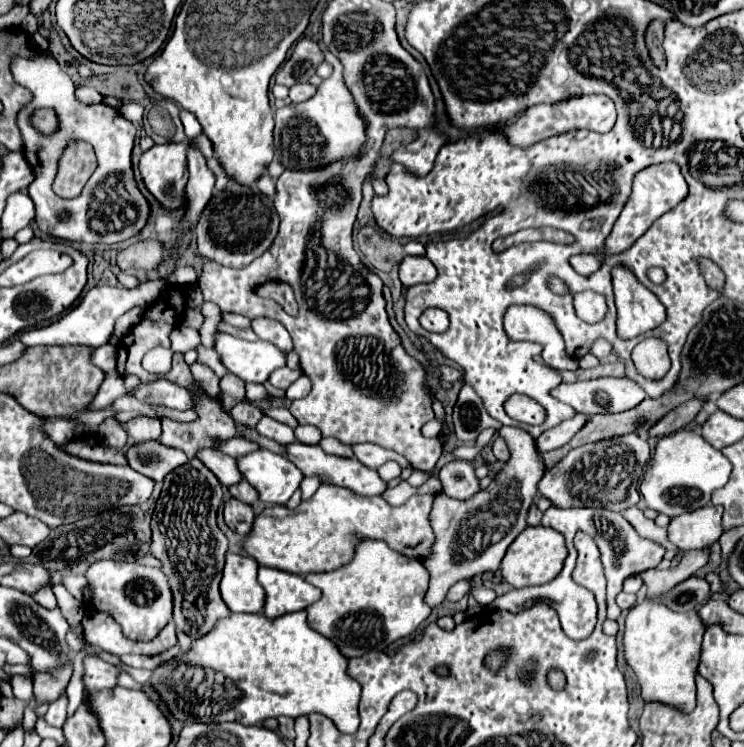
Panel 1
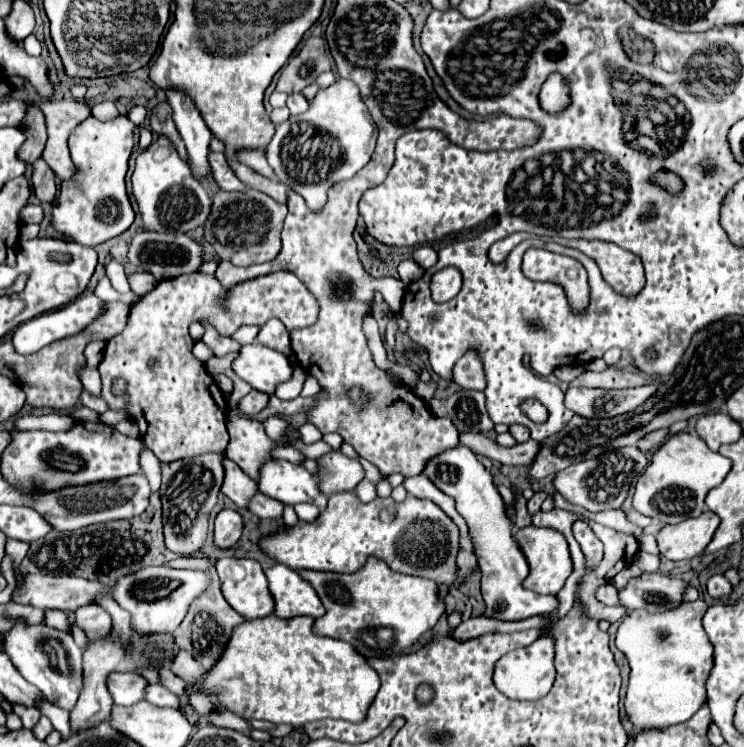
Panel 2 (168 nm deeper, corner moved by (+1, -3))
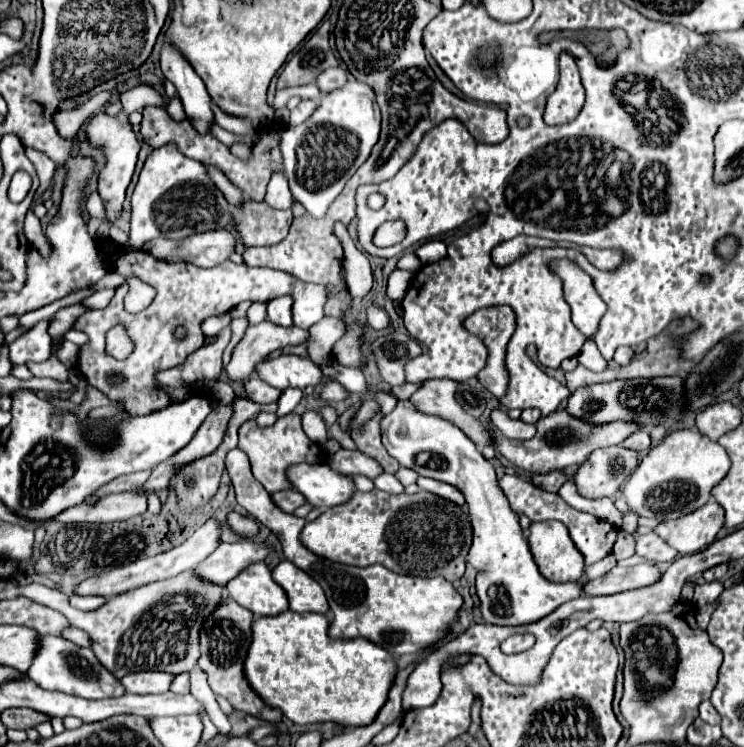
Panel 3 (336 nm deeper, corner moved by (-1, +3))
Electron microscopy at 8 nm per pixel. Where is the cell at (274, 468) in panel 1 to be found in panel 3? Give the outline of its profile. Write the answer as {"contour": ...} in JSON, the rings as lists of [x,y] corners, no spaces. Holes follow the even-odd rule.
{"contour":[[[290,465],[290,469],[286,469],[286,479],[298,493],[306,497],[310,505],[322,509],[330,509],[348,501],[356,491],[350,477],[332,471],[328,465]]]}

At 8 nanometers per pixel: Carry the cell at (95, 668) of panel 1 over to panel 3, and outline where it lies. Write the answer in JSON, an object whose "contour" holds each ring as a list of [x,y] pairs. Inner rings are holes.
{"contour":[[[138,671],[126,675],[120,683],[128,693],[148,695],[148,693],[166,693],[170,687],[172,675],[162,671]]]}

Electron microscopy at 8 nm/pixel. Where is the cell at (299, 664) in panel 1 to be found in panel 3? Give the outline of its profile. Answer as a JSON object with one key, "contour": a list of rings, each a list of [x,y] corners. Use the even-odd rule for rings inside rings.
{"contour":[[[284,611],[280,615],[274,615],[274,617],[258,617],[252,625],[252,643],[250,643],[250,649],[248,649],[248,655],[246,655],[246,661],[244,661],[244,675],[246,675],[246,681],[250,683],[250,687],[270,705],[270,707],[276,707],[284,713],[284,717],[288,717],[292,723],[298,723],[298,725],[312,725],[312,723],[324,723],[324,721],[332,721],[332,723],[340,723],[340,725],[346,725],[346,727],[358,727],[358,725],[368,725],[376,719],[378,711],[382,709],[382,705],[386,703],[388,699],[388,691],[392,687],[392,681],[394,681],[394,675],[396,675],[396,663],[392,659],[392,655],[386,651],[386,649],[378,649],[378,645],[366,641],[366,639],[330,639],[326,635],[326,629],[328,629],[328,617],[326,615],[318,615],[318,613],[292,613],[292,611]]]}

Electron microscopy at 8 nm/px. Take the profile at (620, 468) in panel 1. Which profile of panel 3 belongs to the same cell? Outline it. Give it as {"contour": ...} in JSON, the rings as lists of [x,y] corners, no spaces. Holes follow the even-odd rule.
{"contour":[[[624,445],[596,449],[576,471],[578,493],[588,499],[616,497],[620,485],[638,467],[638,453]]]}

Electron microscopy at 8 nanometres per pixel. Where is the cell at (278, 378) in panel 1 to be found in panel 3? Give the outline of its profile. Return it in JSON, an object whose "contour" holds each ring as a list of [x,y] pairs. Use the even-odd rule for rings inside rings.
{"contour":[[[284,389],[282,395],[280,395],[280,401],[278,401],[278,411],[276,411],[276,415],[282,417],[282,415],[290,413],[290,411],[298,405],[298,401],[302,399],[302,395],[304,395],[304,393],[302,393],[300,389]]]}

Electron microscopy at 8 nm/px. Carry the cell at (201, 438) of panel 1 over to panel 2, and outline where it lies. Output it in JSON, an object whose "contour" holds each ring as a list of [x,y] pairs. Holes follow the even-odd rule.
{"contour":[[[276,271],[270,275],[262,275],[228,289],[220,285],[216,275],[206,275],[206,273],[178,275],[172,279],[164,279],[150,293],[146,293],[144,297],[140,297],[136,303],[130,305],[124,331],[106,341],[104,357],[98,365],[98,371],[102,375],[102,399],[108,403],[110,409],[126,411],[126,415],[138,425],[140,437],[146,443],[146,447],[162,463],[176,459],[192,459],[204,453],[224,453],[228,445],[228,431],[226,431],[228,403],[224,399],[224,393],[216,387],[214,379],[208,375],[204,363],[192,355],[194,341],[188,335],[188,325],[196,321],[208,321],[220,335],[231,336],[242,325],[264,325],[270,317],[278,317],[288,327],[288,331],[304,329],[316,323],[318,301],[304,287],[304,283],[290,271]],[[116,377],[124,377],[128,381],[128,403],[116,397],[110,389],[112,379]]]}

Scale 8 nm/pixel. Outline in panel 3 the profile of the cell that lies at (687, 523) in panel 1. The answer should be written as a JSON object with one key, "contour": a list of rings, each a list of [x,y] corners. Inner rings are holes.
{"contour":[[[710,499],[706,505],[702,505],[702,509],[696,509],[678,521],[660,523],[654,533],[658,533],[680,555],[688,555],[706,549],[722,525],[724,509],[714,499]]]}

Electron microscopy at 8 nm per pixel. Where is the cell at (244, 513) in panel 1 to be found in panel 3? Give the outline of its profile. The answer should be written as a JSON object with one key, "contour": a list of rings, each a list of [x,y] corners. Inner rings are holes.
{"contour":[[[208,519],[188,541],[184,541],[182,545],[166,551],[166,553],[160,553],[160,555],[154,555],[154,557],[148,557],[148,559],[138,559],[126,567],[118,567],[118,569],[112,569],[112,571],[106,571],[106,573],[100,573],[100,575],[94,575],[94,577],[88,577],[84,581],[80,581],[78,585],[74,585],[74,593],[76,595],[102,595],[106,599],[112,599],[116,595],[122,595],[130,589],[136,589],[136,587],[142,587],[142,585],[148,585],[152,581],[162,581],[162,579],[168,579],[168,577],[176,577],[178,573],[184,573],[192,567],[196,567],[202,559],[206,559],[222,541],[220,541],[220,535],[222,535],[222,523],[218,523],[216,519]]]}

